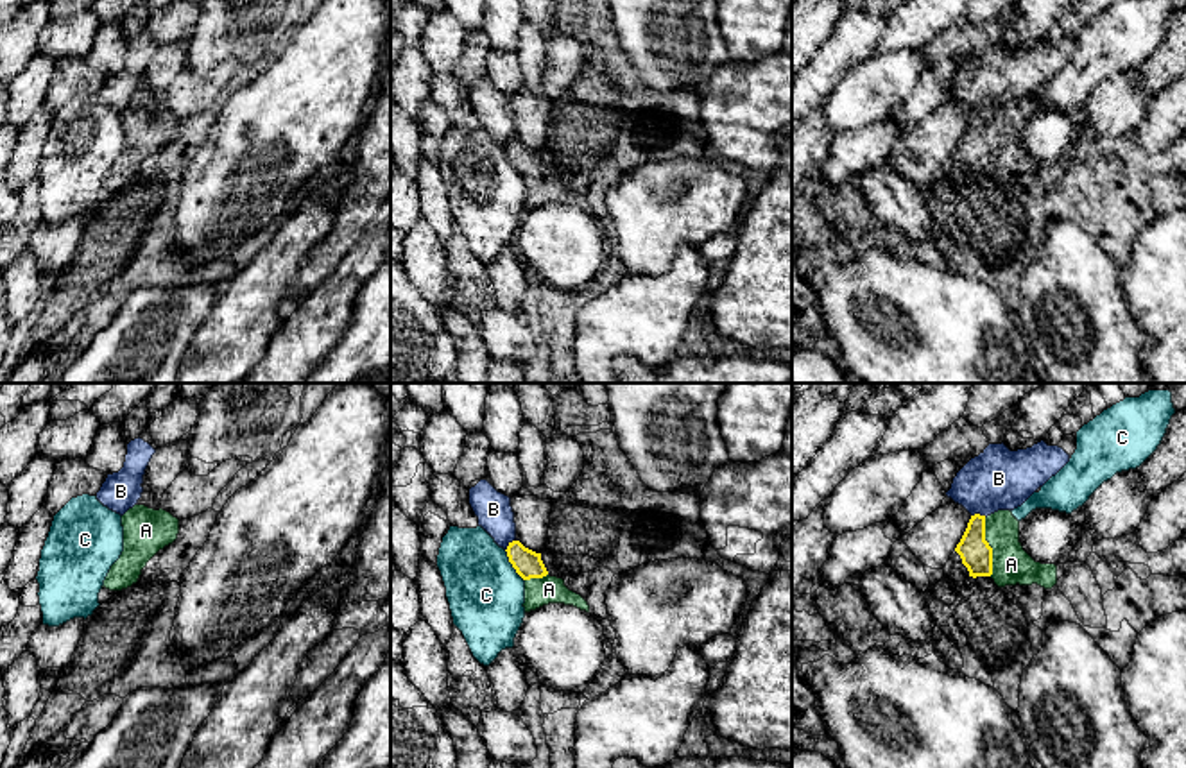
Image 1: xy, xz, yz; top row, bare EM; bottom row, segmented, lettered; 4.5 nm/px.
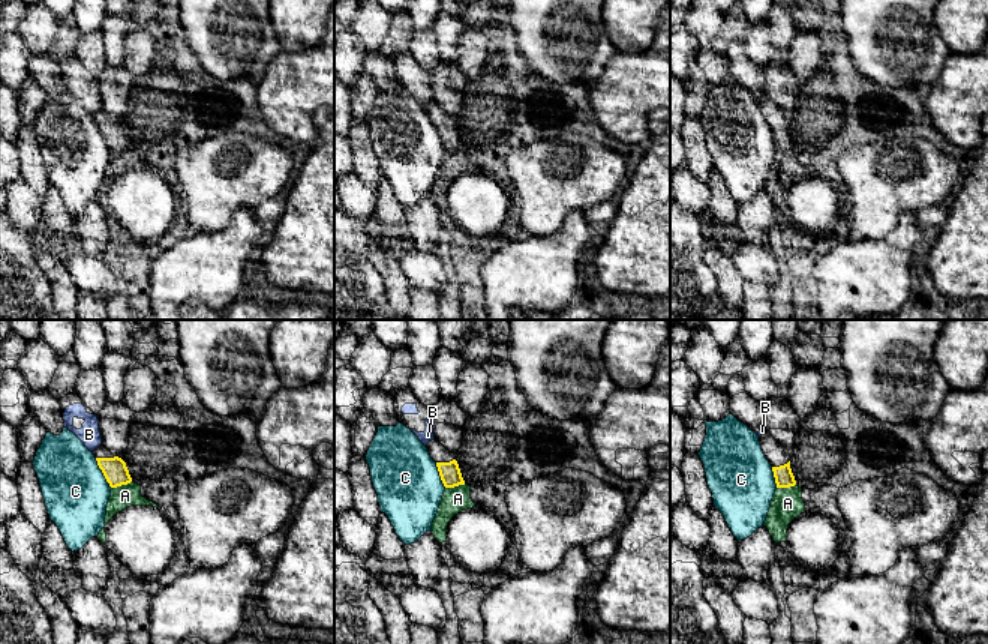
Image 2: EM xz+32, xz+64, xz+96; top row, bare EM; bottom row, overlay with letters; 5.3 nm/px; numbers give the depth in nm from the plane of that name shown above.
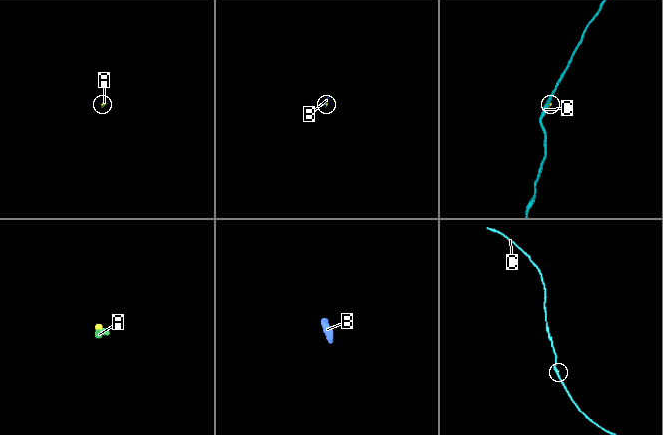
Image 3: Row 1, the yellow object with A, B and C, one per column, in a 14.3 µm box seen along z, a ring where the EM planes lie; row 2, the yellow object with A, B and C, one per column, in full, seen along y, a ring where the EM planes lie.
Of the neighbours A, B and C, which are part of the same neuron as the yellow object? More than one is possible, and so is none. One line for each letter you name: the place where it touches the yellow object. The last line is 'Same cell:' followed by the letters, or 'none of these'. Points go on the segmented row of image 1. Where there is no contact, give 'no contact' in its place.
A: yz (989, 546)
Same cell: A

